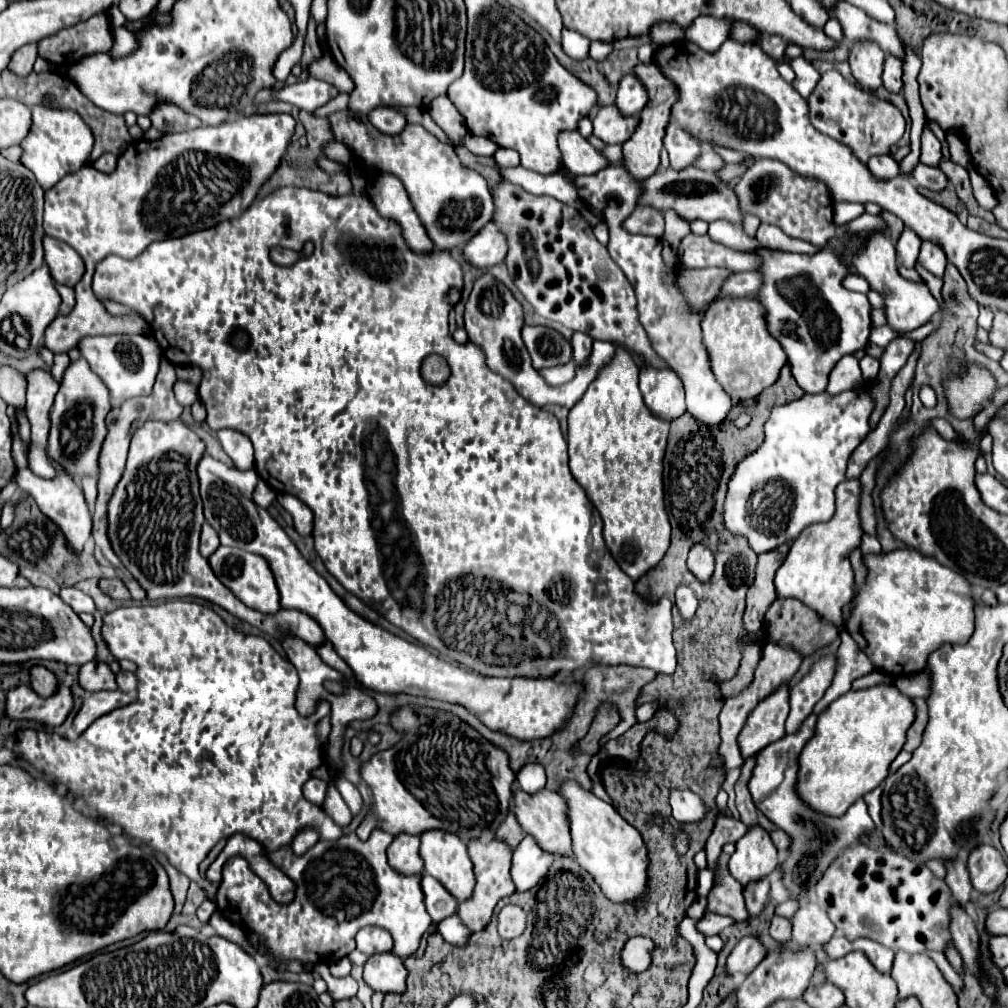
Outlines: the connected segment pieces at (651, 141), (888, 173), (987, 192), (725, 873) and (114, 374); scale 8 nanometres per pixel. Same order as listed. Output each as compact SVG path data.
M639 63L633 71L645 83L647 93L649 93L649 103L641 111L641 123L639 123L637 131L631 135L629 141L623 143L623 155L625 155L625 167L631 171L631 175L635 179L647 179L659 167L659 153L661 153L661 147L663 147L663 137L665 137L665 129L667 129L667 123L669 123L671 107L677 101L677 87L661 73L661 69L655 63L651 63L651 65Z
M891 155L871 157L869 163L867 163L867 167L871 169L871 173L877 179L891 179L891 177L897 177L899 175L899 163Z
M969 167L969 177L971 177L971 185L973 185L973 193L975 193L977 203L983 209L989 209L991 211L997 205L997 199L995 199L993 189L987 185L987 181L973 167Z
M723 853L721 861L719 861L719 881L717 881L717 885L711 889L711 893L707 897L709 899L707 911L733 917L735 923L747 921L749 913L745 909L743 887L737 881L733 881L733 877L731 877L731 873L727 869L727 861L729 861L729 855Z
M103 335L103 337L85 337L77 343L81 357L87 359L91 371L103 379L109 393L117 401L125 401L139 395L149 395L159 371L161 347L153 337L147 335Z

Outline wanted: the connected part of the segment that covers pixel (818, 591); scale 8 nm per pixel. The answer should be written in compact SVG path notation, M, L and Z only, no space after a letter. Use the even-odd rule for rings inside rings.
M859 479L843 481L837 491L837 511L833 519L825 523L813 523L801 531L801 535L793 541L785 563L779 567L775 575L777 597L795 597L805 605L815 609L823 619L831 621L841 629L841 609L853 599L853 569L849 563L849 555L853 549L861 545L863 529L859 519L859 503L861 503L861 483Z

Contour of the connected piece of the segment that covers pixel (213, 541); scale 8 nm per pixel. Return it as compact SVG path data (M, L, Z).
M205 523L205 525L203 525L203 531L201 531L201 555L203 555L203 557L209 557L217 547L219 547L219 537L217 537L217 533Z

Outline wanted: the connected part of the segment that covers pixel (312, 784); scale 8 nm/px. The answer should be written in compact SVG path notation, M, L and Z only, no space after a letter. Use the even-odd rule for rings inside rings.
M311 779L311 781L305 783L303 793L305 793L305 797L307 797L311 803L323 805L325 795L327 795L327 787L329 787L329 781L323 781L323 779Z

